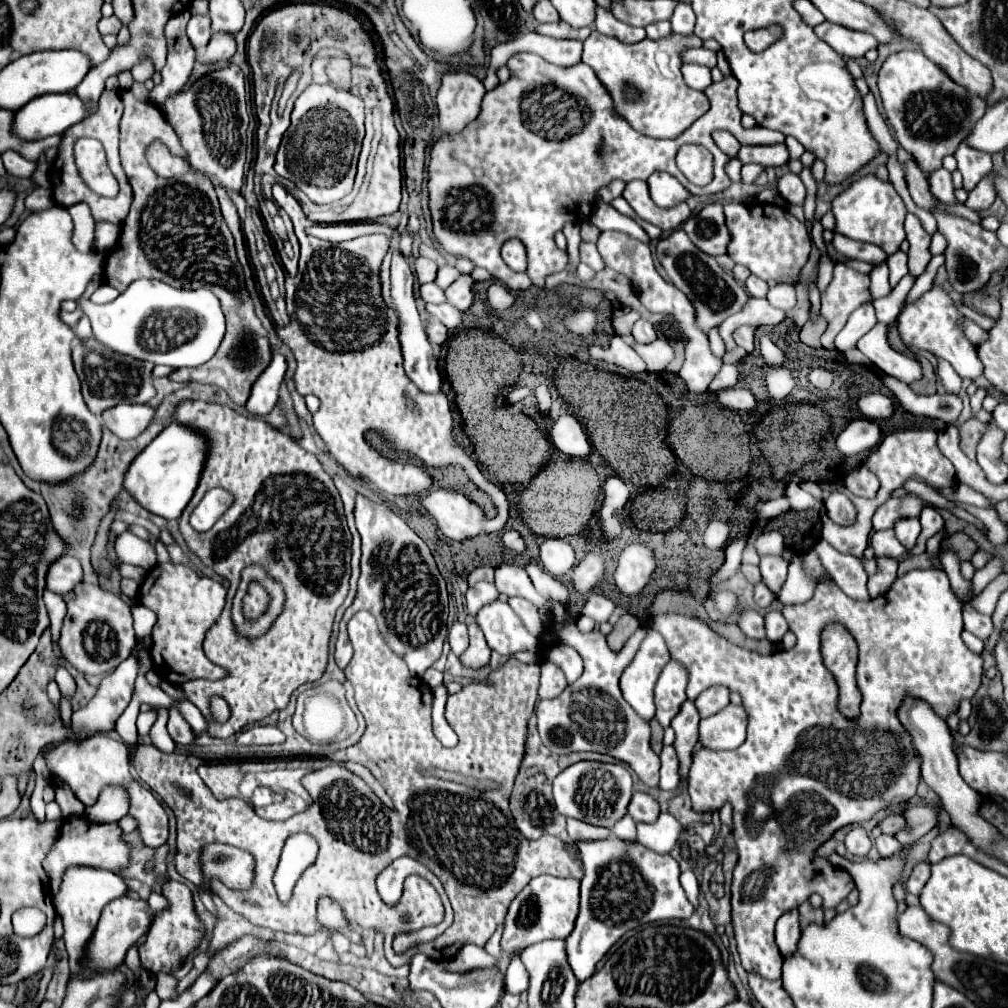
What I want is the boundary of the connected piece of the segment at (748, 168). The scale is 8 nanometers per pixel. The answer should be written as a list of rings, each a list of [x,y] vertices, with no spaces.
[[[745,164],[743,170],[741,170],[741,182],[743,182],[743,184],[755,182],[755,178],[759,176],[761,170],[763,170],[763,166],[751,166],[751,164]]]

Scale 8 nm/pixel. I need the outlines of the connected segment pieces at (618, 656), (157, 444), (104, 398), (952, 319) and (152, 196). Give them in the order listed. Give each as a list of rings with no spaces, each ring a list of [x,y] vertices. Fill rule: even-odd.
[[[559,610],[559,616],[555,616],[555,622],[557,622],[557,628],[561,626],[561,632],[559,632],[561,642],[567,646],[573,646],[581,654],[585,662],[585,670],[583,670],[583,676],[577,682],[569,684],[559,698],[544,699],[537,704],[541,742],[555,754],[569,754],[569,752],[609,754],[629,764],[643,784],[647,784],[649,788],[657,788],[661,762],[659,762],[659,756],[649,746],[649,736],[651,736],[649,724],[635,714],[635,710],[625,702],[619,690],[621,672],[635,658],[639,644],[647,634],[647,628],[641,626],[619,652],[613,652],[599,630],[581,634],[575,624],[569,624],[569,630],[563,630],[565,610]]]
[[[173,422],[167,426],[129,466],[123,488],[135,496],[135,500],[149,512],[163,516],[167,520],[177,520],[183,508],[195,494],[203,468],[207,464],[209,438],[191,426]]]
[[[95,338],[79,342],[73,346],[73,364],[83,386],[83,398],[89,410],[95,416],[101,416],[105,410],[117,404],[145,404],[155,396],[153,386],[153,364],[139,362],[121,354],[115,354],[109,348],[103,348]]]
[[[933,286],[915,302],[905,304],[903,312],[899,314],[899,338],[905,346],[925,350],[939,358],[945,358],[947,362],[951,362],[951,366],[957,370],[961,378],[975,380],[979,374],[983,374],[983,364],[979,362],[975,346],[969,344],[969,340],[965,338],[959,326],[961,316],[963,314],[957,310],[951,296],[941,286]]]
[[[123,92],[121,98],[123,98],[123,104],[125,104],[125,112],[123,112],[123,118],[119,123],[119,152],[123,170],[127,172],[127,178],[133,186],[133,204],[131,204],[129,216],[125,218],[121,238],[119,238],[115,250],[109,252],[109,258],[107,258],[107,264],[105,264],[105,282],[109,286],[117,288],[119,292],[125,292],[127,286],[131,282],[139,280],[139,278],[155,278],[155,280],[167,282],[175,288],[209,288],[221,300],[221,308],[223,308],[223,314],[227,318],[227,332],[225,332],[225,338],[223,338],[217,354],[209,362],[205,362],[203,366],[189,368],[187,376],[189,376],[191,382],[213,384],[213,386],[225,390],[237,406],[245,406],[245,402],[251,394],[253,382],[259,378],[259,374],[271,362],[271,348],[269,348],[267,330],[263,328],[261,320],[257,318],[255,304],[253,304],[253,300],[251,300],[251,296],[245,288],[243,266],[237,258],[233,234],[231,234],[231,230],[227,228],[227,224],[221,216],[215,188],[213,188],[213,184],[207,176],[193,172],[193,170],[179,176],[179,178],[159,178],[149,168],[147,158],[145,158],[145,150],[147,150],[149,144],[159,140],[173,154],[185,158],[185,152],[179,144],[179,138],[157,106],[151,106],[151,102],[139,102],[131,92]]]

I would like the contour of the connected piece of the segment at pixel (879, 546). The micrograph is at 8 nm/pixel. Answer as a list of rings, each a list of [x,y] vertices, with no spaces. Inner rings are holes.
[[[879,530],[871,536],[871,546],[875,550],[875,556],[885,556],[885,558],[899,558],[905,554],[903,546],[899,546],[899,540],[895,538],[893,530]]]

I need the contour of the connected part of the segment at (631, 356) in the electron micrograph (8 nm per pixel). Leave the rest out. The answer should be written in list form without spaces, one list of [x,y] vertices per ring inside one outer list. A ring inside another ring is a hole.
[[[614,335],[610,341],[609,347],[603,349],[601,358],[596,359],[605,360],[611,362],[611,364],[617,364],[617,366],[627,368],[627,370],[631,370],[631,372],[647,371],[647,366],[641,357],[618,335]]]

